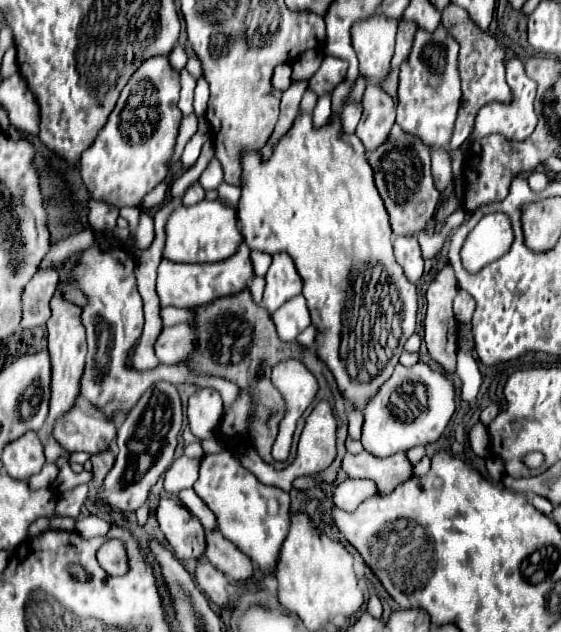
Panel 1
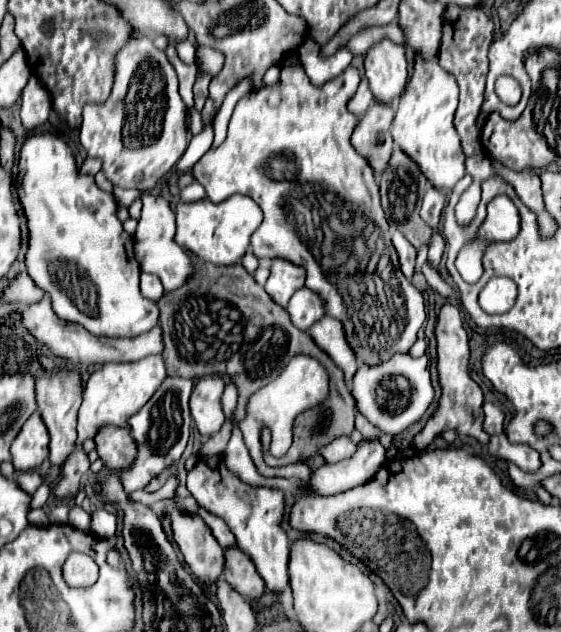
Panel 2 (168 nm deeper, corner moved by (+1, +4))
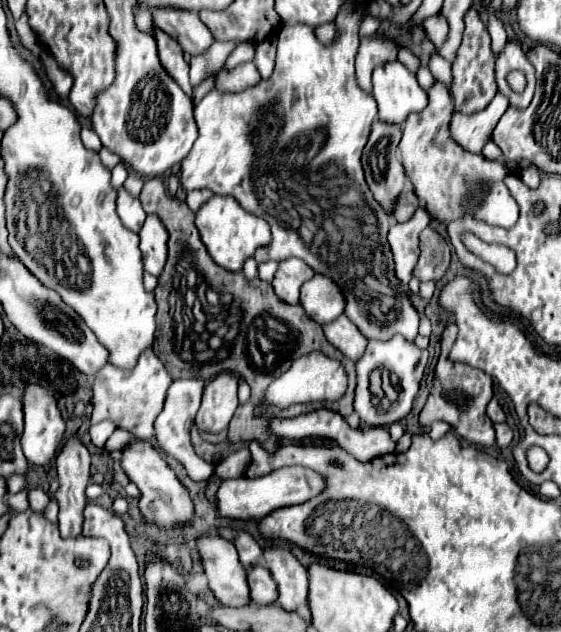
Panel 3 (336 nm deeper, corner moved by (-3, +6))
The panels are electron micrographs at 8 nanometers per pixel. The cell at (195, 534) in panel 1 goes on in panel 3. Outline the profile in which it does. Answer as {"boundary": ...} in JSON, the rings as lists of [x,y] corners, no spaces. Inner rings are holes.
{"boundary":[[[204,535],[196,541],[196,545],[216,599],[228,607],[248,605],[252,599],[246,569],[238,561],[234,543],[222,539],[220,535]]]}

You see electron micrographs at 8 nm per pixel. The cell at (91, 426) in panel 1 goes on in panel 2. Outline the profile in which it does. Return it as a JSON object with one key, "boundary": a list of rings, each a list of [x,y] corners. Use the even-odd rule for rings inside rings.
{"boundary":[[[104,425],[94,435],[94,443],[96,443],[98,457],[112,471],[118,471],[120,467],[132,463],[136,453],[136,443],[132,441],[128,427]]]}

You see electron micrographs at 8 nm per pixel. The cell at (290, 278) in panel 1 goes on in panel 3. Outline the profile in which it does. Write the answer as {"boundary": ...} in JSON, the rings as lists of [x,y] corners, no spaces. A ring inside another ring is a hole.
{"boundary":[[[288,259],[278,265],[272,287],[282,301],[296,305],[298,297],[300,297],[300,285],[304,281],[308,281],[312,275],[314,275],[314,271],[310,265],[306,265],[300,259]]]}

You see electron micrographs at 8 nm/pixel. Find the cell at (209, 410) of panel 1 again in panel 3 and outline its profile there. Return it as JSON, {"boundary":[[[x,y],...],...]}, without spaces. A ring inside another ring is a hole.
{"boundary":[[[220,373],[206,383],[202,407],[194,419],[194,425],[206,433],[220,433],[228,427],[238,407],[238,383],[234,373]]]}

